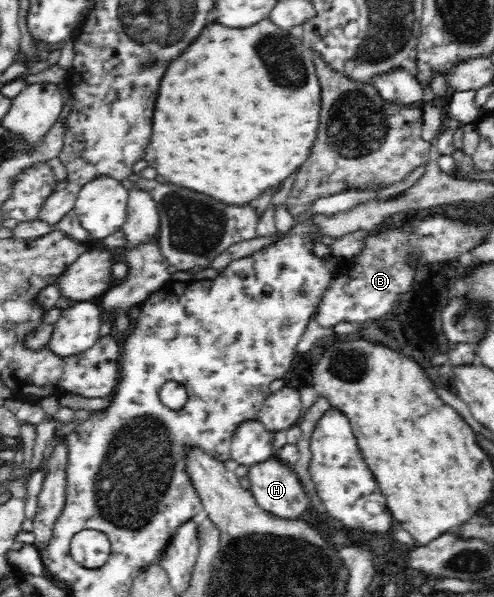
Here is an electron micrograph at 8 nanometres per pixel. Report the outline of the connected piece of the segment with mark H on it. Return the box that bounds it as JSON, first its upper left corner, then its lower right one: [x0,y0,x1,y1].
[247,457,309,521]

